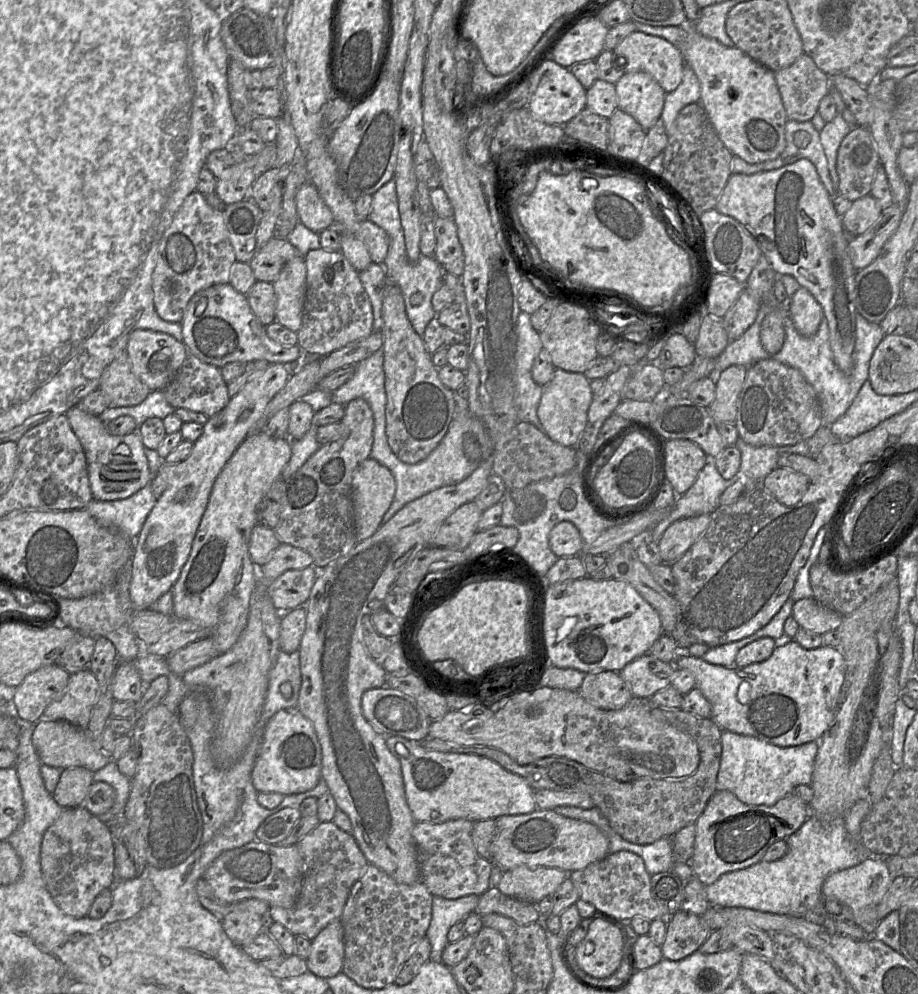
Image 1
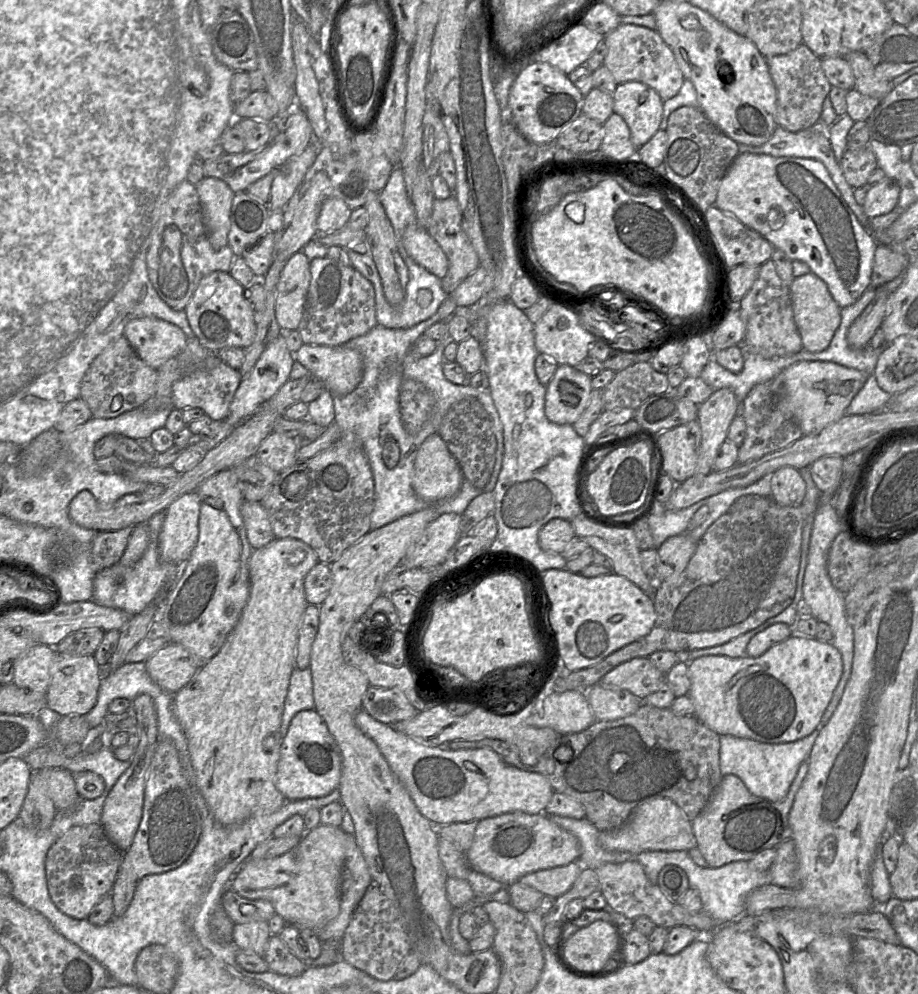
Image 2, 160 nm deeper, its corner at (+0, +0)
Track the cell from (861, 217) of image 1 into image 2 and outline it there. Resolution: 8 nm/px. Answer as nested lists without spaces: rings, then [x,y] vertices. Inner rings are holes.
[[[886,176],[869,186],[862,204],[867,217],[873,219],[890,213],[898,206],[900,191],[898,183]]]

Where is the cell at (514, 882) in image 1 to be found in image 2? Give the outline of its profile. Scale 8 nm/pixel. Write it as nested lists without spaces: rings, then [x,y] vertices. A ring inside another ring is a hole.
[[[580,861],[564,866],[538,870],[522,876],[518,881],[535,888],[544,896],[558,898],[574,884],[583,869]]]

